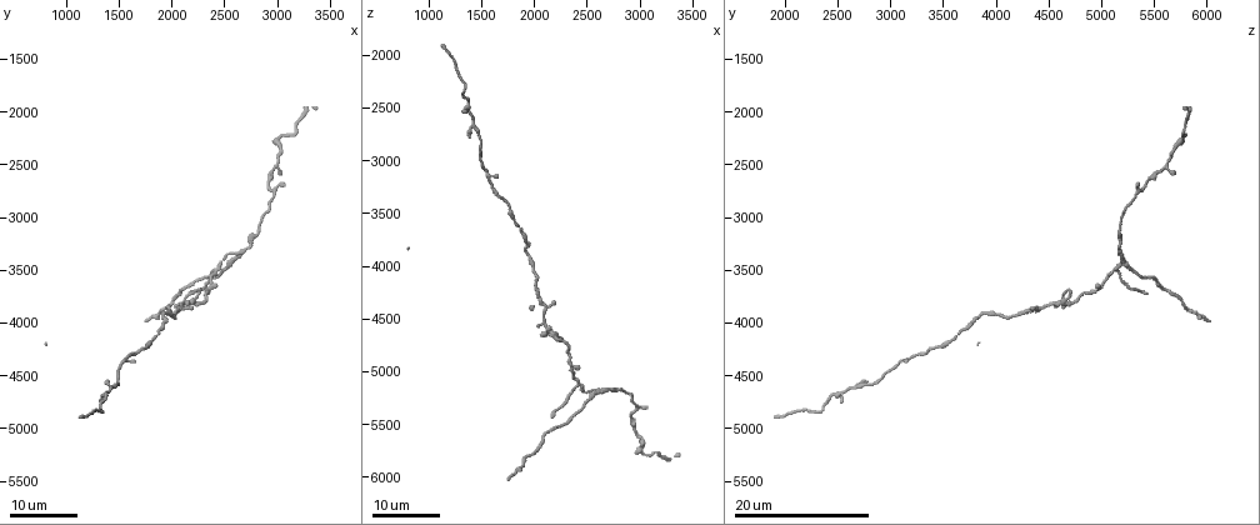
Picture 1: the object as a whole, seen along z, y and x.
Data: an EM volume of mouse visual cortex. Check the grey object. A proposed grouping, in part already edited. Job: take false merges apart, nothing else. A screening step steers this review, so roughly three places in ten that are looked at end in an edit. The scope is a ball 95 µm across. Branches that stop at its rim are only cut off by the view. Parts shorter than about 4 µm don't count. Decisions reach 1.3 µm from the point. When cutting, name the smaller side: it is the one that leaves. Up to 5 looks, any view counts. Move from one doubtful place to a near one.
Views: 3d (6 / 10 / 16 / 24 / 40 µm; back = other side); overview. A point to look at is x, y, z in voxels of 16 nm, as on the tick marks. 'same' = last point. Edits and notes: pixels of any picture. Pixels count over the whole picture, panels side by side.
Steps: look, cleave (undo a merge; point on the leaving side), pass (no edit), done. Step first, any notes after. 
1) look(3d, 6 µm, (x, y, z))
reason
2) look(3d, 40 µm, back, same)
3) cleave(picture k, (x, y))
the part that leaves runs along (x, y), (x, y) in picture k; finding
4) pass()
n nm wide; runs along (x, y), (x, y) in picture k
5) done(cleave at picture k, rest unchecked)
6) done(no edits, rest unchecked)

look(3d, 16 µm, (1380, 4680, 2540))

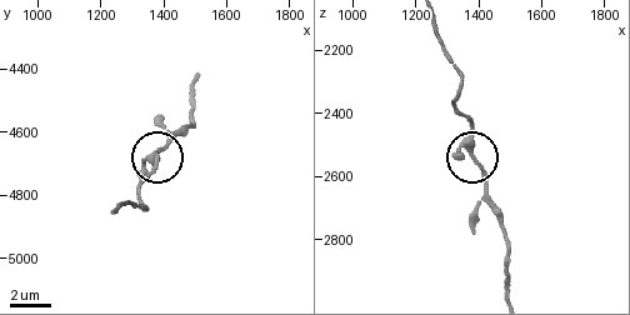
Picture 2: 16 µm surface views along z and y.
look(3d, 6 µm, same)
closer look

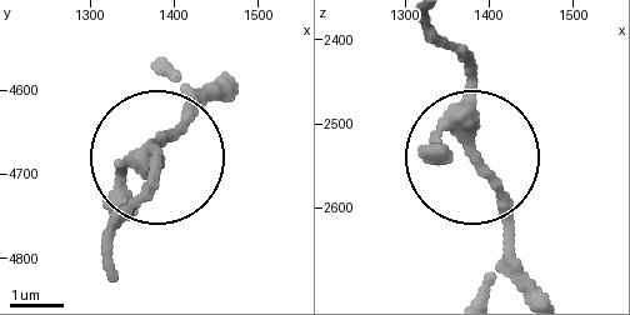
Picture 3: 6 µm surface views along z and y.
pass()
3 arms; all the same neuron

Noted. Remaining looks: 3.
look(3d, 16 µm, (2380, 3680, 4980))
small branch off a trunk

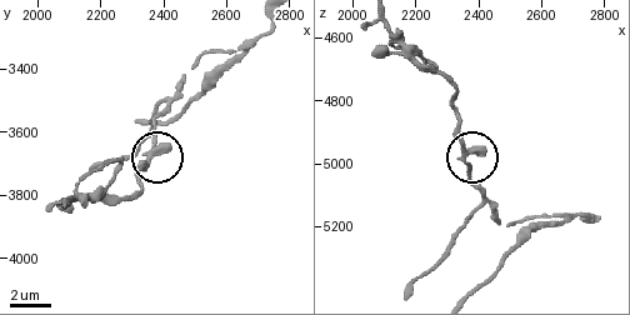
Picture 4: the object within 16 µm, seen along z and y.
look(3d, 6 µm, (2350, 3670, 4980))

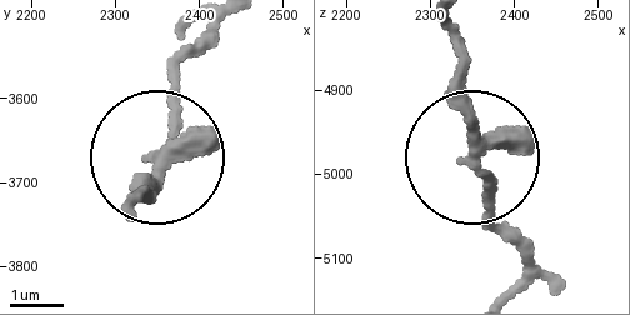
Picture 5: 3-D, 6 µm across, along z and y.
pass()
runs along (454, 29), (480, 226) in picture 5; one neuron here

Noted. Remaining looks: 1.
done(no edits, rest unchecked)

